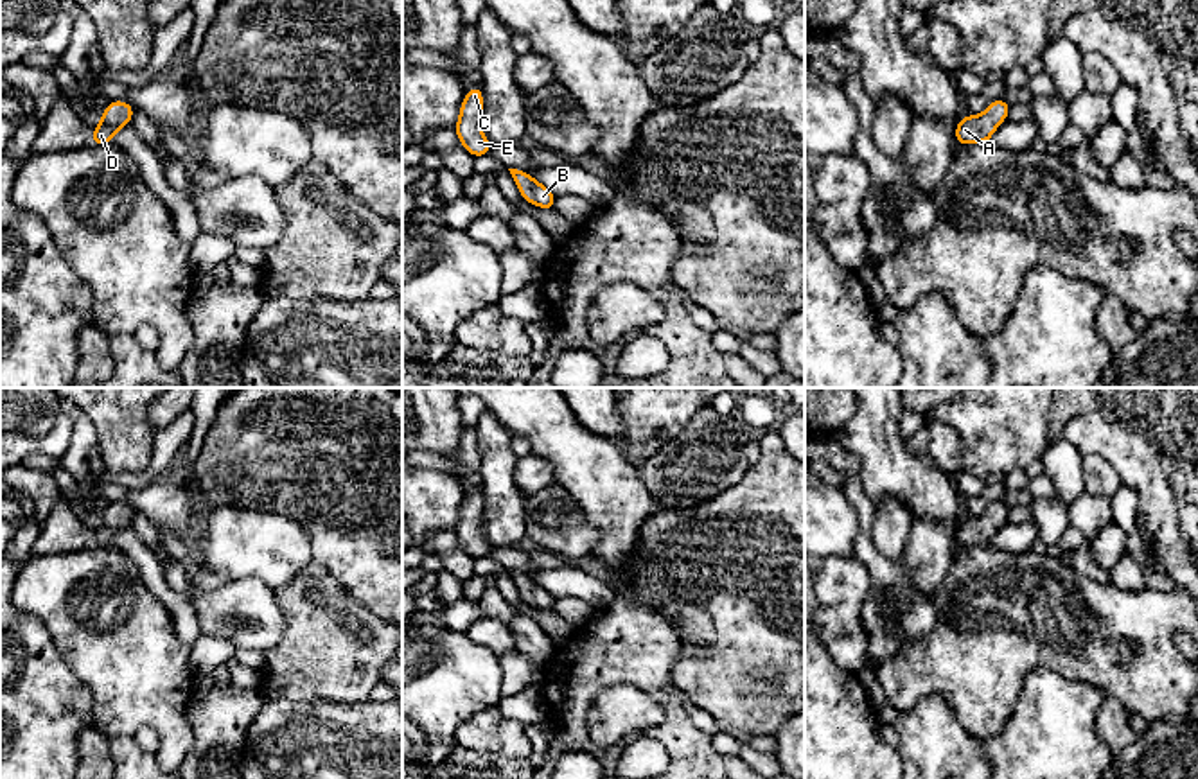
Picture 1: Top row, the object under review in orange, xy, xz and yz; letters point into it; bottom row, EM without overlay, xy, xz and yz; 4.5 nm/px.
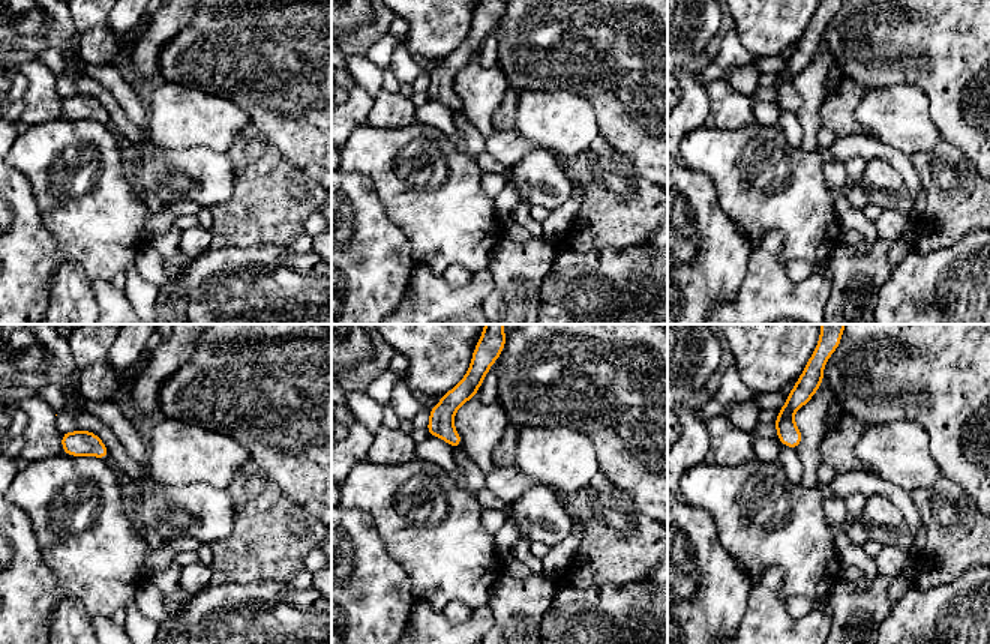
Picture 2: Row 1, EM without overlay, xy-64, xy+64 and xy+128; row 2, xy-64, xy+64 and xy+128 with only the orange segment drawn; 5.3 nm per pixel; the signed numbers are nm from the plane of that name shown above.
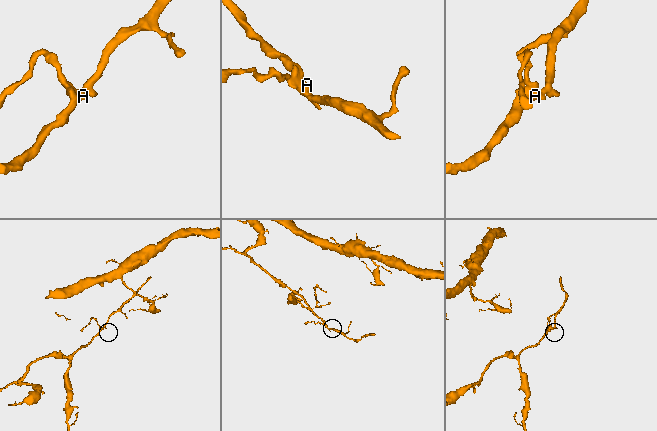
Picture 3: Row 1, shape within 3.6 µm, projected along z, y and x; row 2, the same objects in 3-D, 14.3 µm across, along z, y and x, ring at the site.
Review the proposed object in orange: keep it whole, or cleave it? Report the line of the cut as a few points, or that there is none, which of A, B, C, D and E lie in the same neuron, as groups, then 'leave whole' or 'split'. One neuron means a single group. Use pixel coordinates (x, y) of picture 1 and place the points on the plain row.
no cut | A B C D E | leave whole

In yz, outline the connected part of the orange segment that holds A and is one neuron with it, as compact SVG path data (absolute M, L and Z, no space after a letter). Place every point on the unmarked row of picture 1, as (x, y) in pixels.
M1000 499L991 503L981 517L968 515L965 521L956 524L956 546L990 546L990 540L1006 522L1011 510L1013 508Z

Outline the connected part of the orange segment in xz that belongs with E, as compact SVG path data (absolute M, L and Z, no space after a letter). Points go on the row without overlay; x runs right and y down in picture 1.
M476 486L463 497L458 524L453 530L458 537L462 549L474 560L490 556L494 549L481 531L481 521L483 521L483 492L480 486Z

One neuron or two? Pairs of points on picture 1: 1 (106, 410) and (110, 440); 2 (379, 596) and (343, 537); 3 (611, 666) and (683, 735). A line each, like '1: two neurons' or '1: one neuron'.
1: one neuron
2: one neuron
3: one neuron

